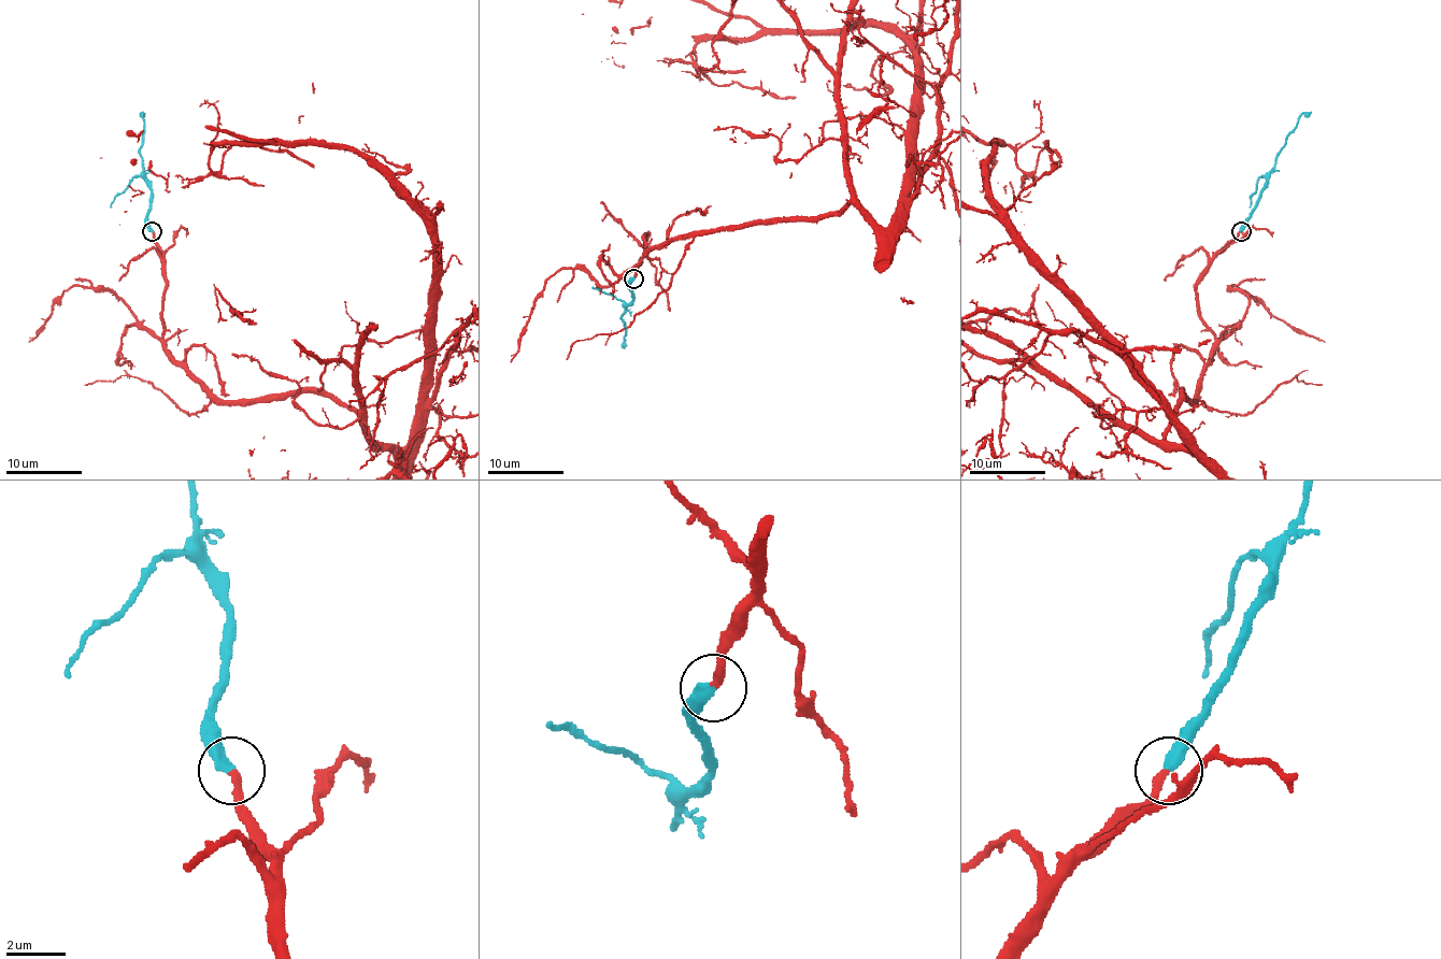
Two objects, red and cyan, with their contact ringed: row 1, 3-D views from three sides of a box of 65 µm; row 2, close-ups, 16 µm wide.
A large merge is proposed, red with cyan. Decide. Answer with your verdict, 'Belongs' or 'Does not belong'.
Belongs

